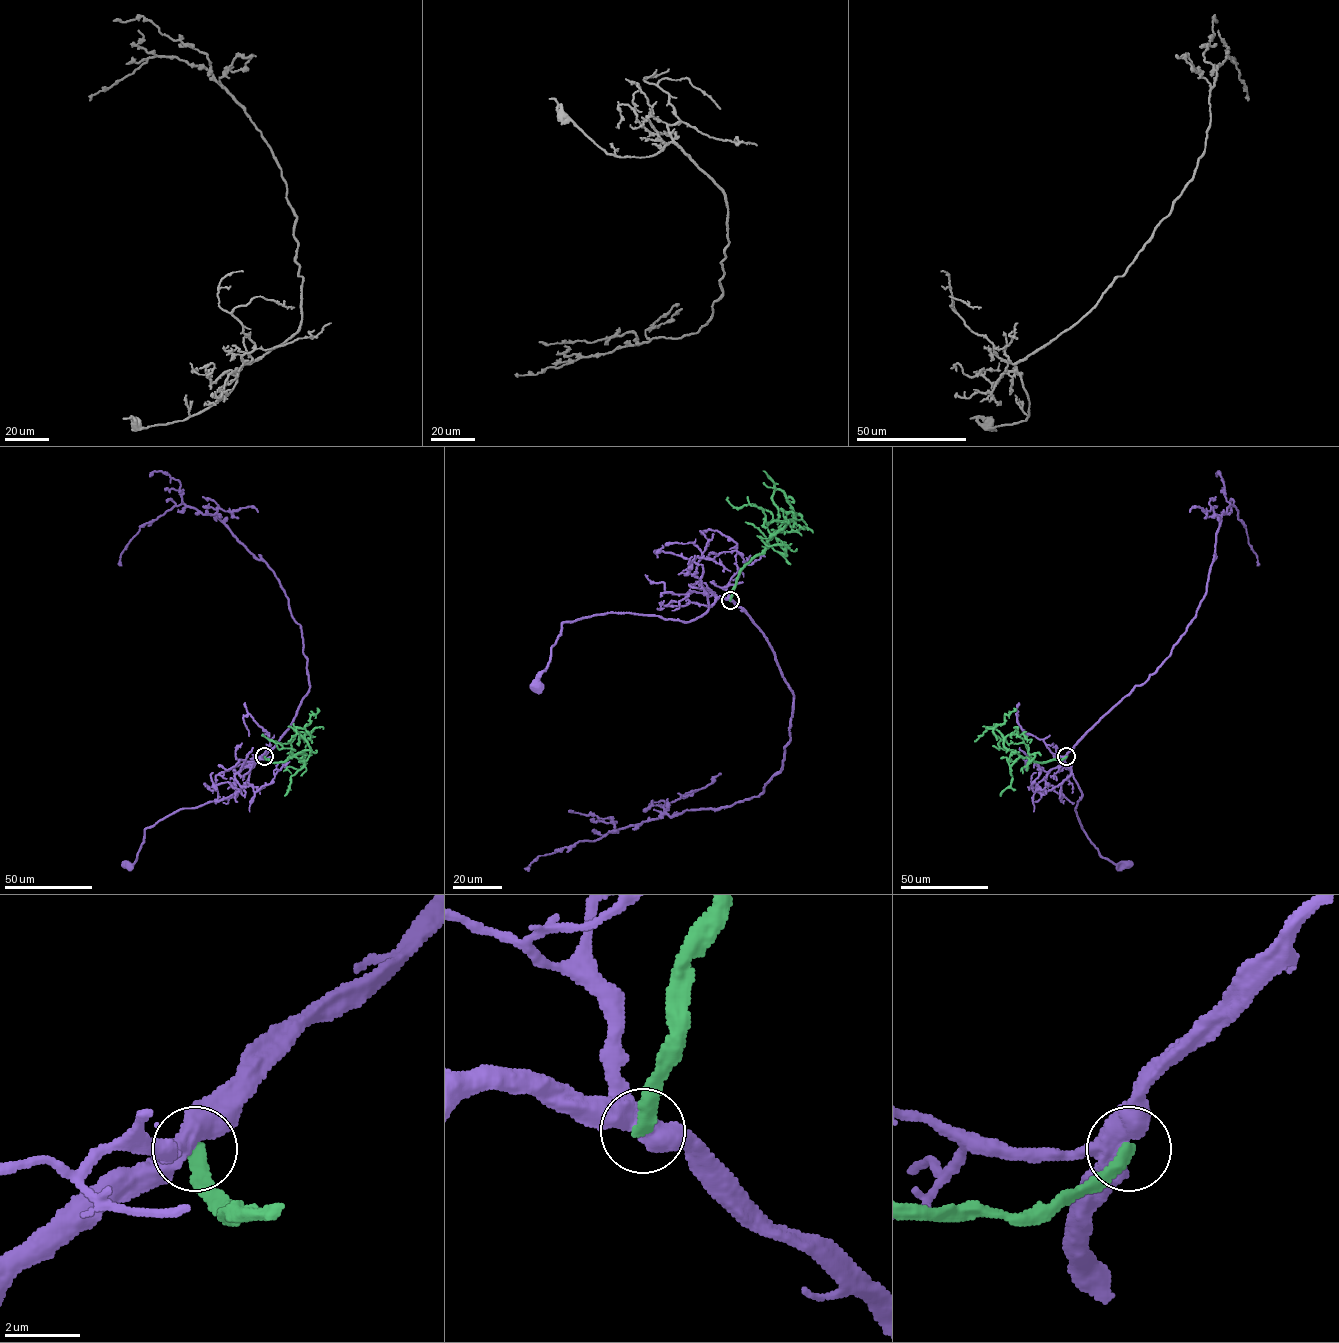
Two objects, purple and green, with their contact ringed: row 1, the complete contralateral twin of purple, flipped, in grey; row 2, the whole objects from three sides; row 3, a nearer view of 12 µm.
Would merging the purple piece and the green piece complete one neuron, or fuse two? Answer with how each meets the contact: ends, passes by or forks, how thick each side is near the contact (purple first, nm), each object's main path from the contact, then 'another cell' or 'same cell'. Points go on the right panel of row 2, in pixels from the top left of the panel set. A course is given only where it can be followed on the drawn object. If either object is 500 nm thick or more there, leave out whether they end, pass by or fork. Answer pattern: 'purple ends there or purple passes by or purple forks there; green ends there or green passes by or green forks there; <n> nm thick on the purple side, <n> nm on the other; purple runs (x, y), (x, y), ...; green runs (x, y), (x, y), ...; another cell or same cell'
purple forks there; green ends there; 460 nm thick on the purple side, 380 nm on the other; purple runs (1066, 756), (1064, 762), (1082, 796), (1075, 807), (1082, 828), (1102, 857), (1116, 864), (1126, 863); green runs (1066, 756), (1035, 762), (1008, 750), (997, 730), (987, 727), (1002, 724), (1004, 715), (1014, 708); another cell

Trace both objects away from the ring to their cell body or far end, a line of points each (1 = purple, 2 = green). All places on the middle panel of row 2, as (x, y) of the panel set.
1: (730, 600), (719, 597), (703, 615), (684, 622), (633, 613), (564, 621), (537, 684)
2: (730, 600), (738, 572), (793, 517), (791, 511), (783, 511), (774, 503), (773, 492), (784, 493), (804, 526)

